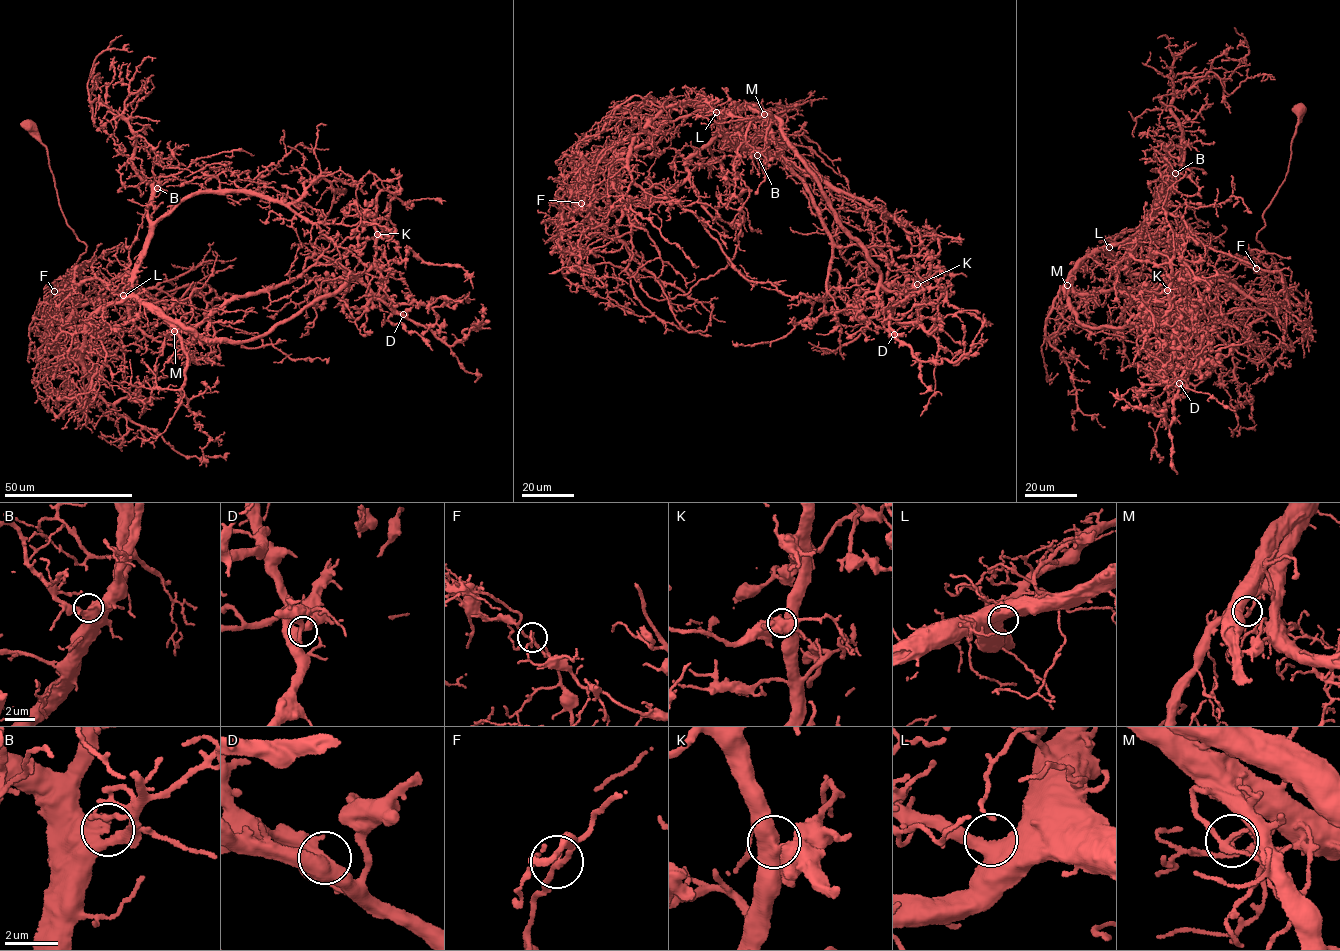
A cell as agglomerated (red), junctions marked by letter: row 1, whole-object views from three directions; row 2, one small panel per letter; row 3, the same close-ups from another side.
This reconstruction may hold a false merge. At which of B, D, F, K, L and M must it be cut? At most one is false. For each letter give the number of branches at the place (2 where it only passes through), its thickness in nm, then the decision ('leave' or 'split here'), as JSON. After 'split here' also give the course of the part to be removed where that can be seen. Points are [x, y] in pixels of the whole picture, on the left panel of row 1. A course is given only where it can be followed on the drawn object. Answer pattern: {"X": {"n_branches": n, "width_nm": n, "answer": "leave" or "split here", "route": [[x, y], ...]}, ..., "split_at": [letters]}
{"B": {"n_branches": 2, "width_nm": 440, "answer": "leave"}, "D": {"n_branches": 2, "width_nm": 500, "answer": "leave"}, "F": {"n_branches": 2, "width_nm": 200, "answer": "split here", "route": [[54, 291], [58, 317], [127, 284], [167, 305], [198, 282], [213, 288], [210, 304], [193, 292], [149, 373]]}, "K": {"n_branches": 2, "width_nm": 500, "answer": "leave"}, "L": {"n_branches": 2, "width_nm": 550, "answer": "leave"}, "M": {"n_branches": 2, "width_nm": 200, "answer": "leave"}, "split_at": ["F"]}

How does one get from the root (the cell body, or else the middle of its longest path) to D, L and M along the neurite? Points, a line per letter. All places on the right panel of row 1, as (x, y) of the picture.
D: (1299, 109), (1256, 239), (1278, 270), (1166, 283), (1102, 248), (1065, 281), (1085, 325), (1166, 323), (1179, 383)
L: (1299, 109), (1288, 170), (1256, 239), (1278, 270), (1244, 258), (1218, 277), (1166, 283), (1128, 270), (1109, 247)
M: (1299, 109), (1288, 170), (1256, 239), (1278, 270), (1244, 258), (1218, 277), (1166, 283), (1102, 248), (1067, 285)

